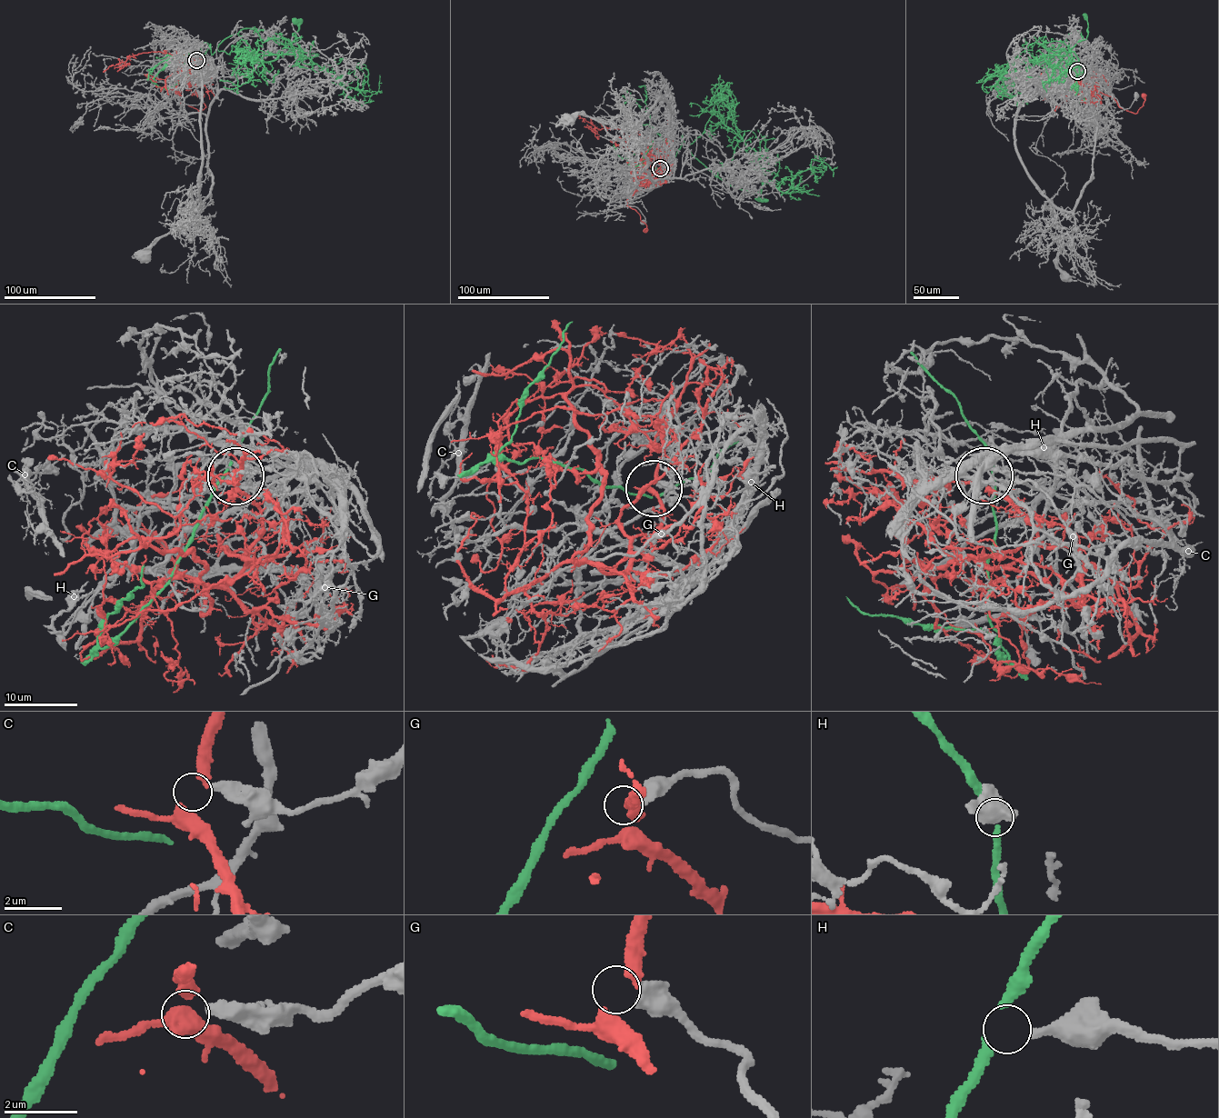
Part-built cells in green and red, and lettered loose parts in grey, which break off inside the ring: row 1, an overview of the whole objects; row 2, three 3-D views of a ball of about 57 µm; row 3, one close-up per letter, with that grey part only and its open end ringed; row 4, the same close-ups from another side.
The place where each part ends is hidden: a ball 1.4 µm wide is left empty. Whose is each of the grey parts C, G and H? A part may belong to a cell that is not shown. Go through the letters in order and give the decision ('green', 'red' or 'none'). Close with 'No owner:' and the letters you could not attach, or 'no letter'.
C: none
G: none
H: none
No owner: C, G, H

